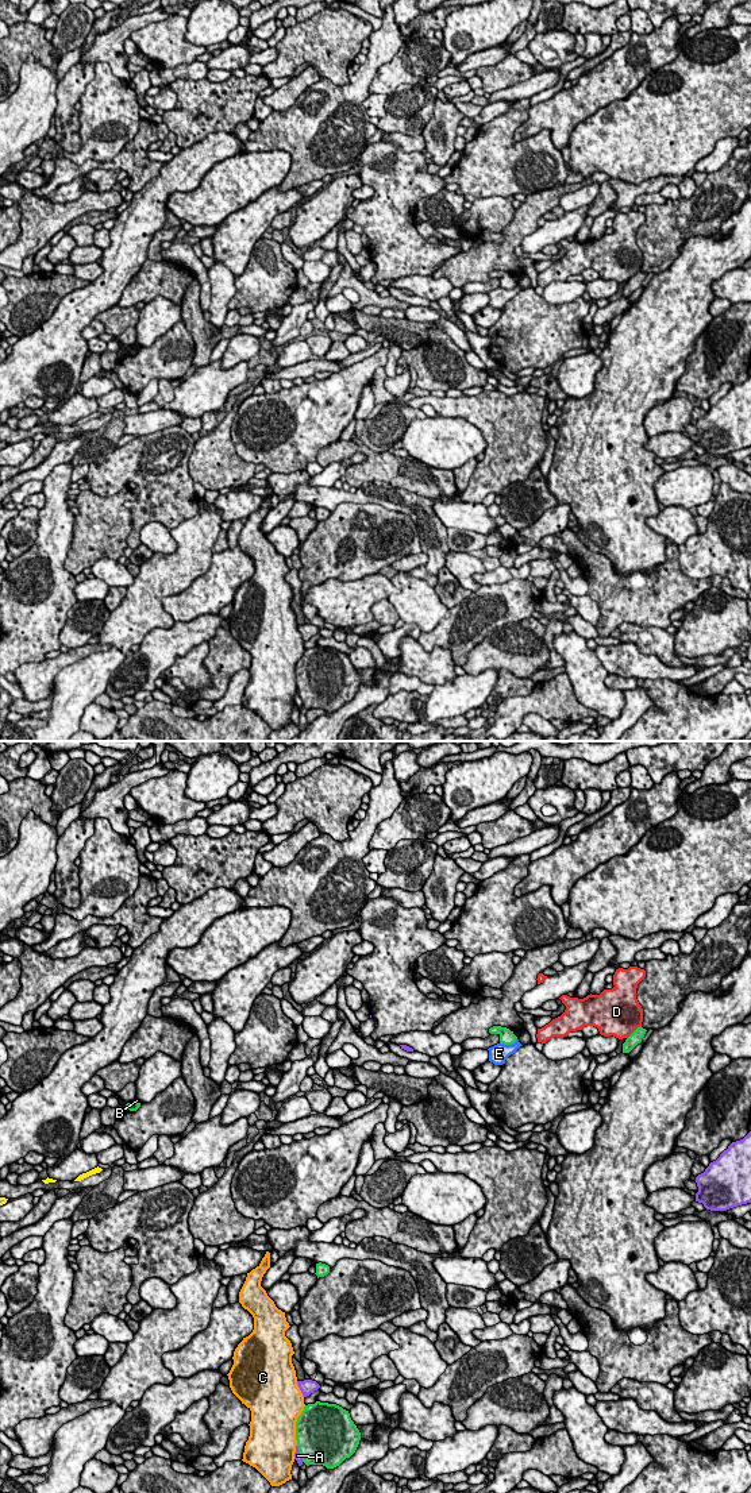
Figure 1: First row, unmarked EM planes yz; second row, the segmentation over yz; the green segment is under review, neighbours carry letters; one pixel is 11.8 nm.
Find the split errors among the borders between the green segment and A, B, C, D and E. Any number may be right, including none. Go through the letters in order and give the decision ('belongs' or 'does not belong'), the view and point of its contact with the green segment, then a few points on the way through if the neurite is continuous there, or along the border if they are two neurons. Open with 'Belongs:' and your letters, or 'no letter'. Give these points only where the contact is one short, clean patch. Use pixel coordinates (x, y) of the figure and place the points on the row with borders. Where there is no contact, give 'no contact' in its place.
Belongs: no letter
A: does not belong | yz (300, 1453)
B: does not belong | yz (135, 1102) | along yz (135, 1100), (138, 1103)
C: does not belong | yz (296, 1426)
D: does not belong | yz (634, 1032) | along yz (640, 1025), (627, 1038)
E: does not belong | yz (508, 1044)

